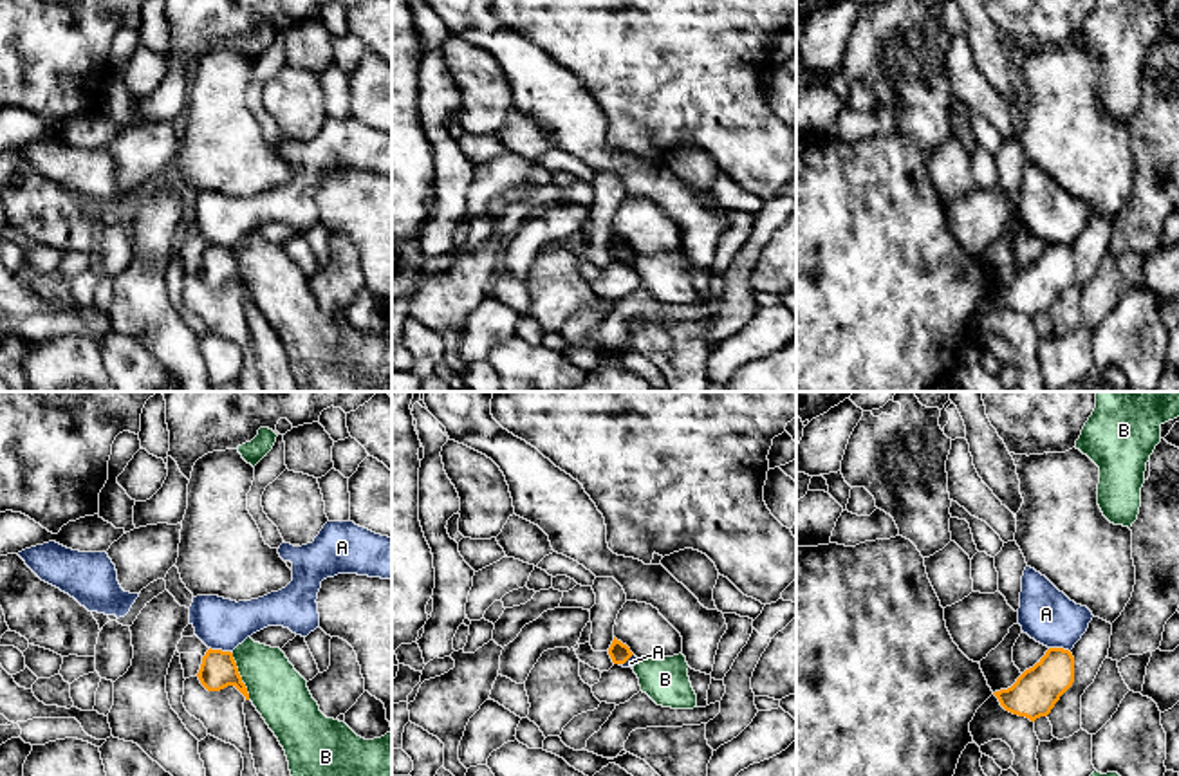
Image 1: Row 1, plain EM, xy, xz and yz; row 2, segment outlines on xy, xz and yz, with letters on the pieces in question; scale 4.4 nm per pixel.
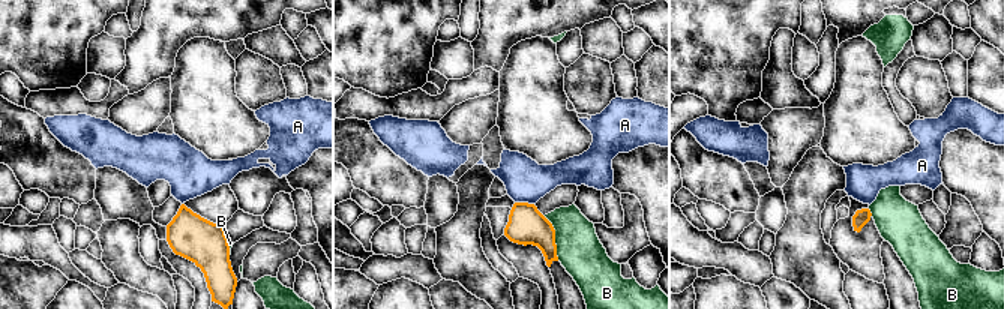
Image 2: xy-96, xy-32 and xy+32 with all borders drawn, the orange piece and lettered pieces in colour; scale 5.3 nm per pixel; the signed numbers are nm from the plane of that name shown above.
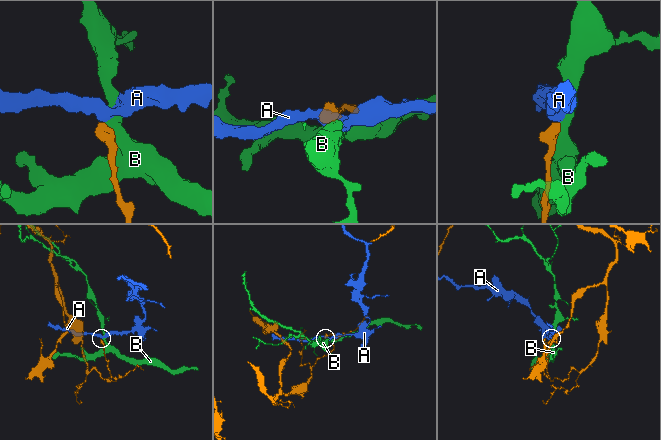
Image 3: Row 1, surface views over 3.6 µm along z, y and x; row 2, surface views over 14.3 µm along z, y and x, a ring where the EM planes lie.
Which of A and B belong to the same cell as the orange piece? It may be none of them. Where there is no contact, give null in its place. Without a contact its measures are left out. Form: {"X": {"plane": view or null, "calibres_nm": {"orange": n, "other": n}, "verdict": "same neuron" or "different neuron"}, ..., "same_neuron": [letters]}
{"A": {"plane": "xy", "calibres_nm": {"orange": 160, "other": 220}, "verdict": "different neuron"}, "B": {"plane": "xy", "calibres_nm": {"orange": 160, "other": 240}, "verdict": "different neuron"}, "same_neuron": []}

